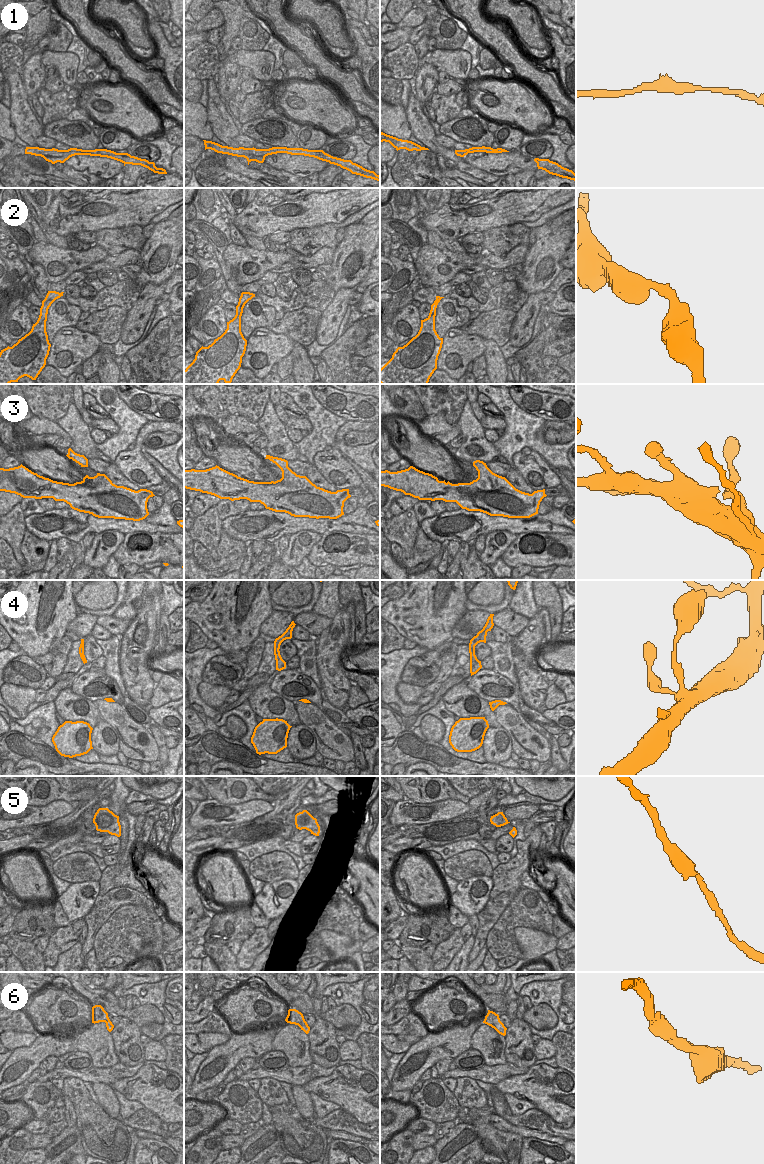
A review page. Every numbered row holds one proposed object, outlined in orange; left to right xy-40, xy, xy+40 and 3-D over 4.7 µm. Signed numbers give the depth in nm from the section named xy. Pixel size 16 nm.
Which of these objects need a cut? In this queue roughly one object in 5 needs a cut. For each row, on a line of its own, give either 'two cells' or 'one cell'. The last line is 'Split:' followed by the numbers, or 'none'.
1: one cell
2: one cell
3: one cell
4: one cell
5: one cell
6: one cell
Split: none

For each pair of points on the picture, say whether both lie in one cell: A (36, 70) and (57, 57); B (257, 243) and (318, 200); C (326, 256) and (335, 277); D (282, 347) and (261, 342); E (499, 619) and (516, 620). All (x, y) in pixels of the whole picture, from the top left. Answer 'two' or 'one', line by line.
A: two
B: two
C: two
D: one
E: one

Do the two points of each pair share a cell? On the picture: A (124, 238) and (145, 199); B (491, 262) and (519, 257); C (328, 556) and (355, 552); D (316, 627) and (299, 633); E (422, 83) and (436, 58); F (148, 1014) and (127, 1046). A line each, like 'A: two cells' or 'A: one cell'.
A: two cells
B: one cell
C: one cell
D: two cells
E: two cells
F: two cells

